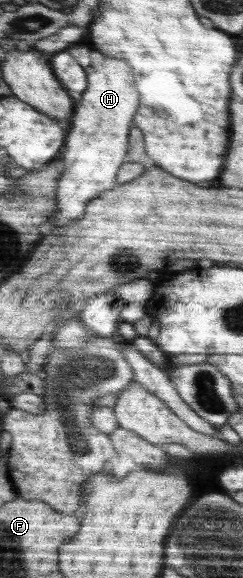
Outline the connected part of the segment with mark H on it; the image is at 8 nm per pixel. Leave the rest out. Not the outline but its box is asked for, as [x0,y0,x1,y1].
[53,58,139,227]

